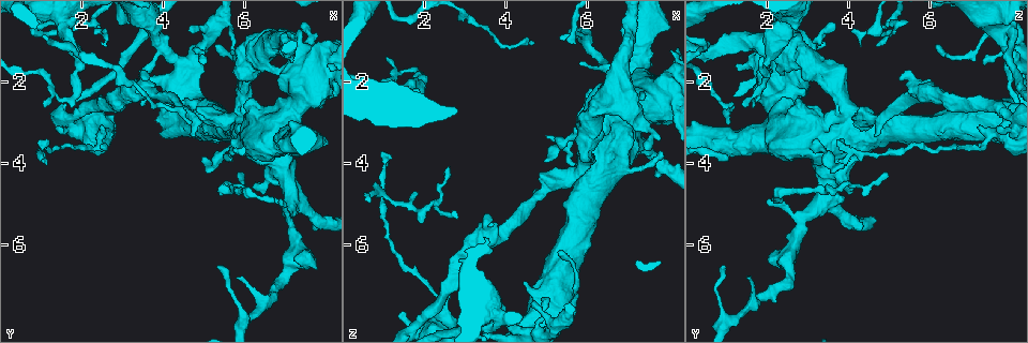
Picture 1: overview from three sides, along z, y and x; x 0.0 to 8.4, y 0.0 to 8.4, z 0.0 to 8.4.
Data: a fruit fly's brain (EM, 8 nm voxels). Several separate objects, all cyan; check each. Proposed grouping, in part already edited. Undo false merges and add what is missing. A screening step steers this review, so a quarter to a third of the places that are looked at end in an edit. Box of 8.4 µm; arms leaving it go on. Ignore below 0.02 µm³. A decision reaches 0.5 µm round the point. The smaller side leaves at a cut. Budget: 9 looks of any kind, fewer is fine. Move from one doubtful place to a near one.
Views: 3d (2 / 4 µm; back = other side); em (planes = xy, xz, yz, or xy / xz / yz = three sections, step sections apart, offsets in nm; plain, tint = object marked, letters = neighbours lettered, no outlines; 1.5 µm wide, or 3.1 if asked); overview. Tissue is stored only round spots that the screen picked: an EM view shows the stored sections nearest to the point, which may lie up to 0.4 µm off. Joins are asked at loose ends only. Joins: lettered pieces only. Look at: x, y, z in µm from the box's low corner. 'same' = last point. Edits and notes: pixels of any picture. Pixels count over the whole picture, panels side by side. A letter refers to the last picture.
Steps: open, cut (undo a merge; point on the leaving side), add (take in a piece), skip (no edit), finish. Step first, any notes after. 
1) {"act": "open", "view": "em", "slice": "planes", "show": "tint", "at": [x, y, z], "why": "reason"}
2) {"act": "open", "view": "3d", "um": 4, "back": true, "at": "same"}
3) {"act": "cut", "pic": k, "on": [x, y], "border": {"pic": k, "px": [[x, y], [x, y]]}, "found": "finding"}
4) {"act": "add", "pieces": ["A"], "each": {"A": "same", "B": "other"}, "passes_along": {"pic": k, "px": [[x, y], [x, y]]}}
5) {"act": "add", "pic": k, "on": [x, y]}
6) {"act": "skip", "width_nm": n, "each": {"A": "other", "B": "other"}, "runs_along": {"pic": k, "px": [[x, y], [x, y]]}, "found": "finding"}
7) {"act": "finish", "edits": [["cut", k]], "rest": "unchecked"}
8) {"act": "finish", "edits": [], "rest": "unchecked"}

{"act": "open", "view": "3d", "um": 4, "at": [4.90, 1.45, 7.30], "why": "branch stops here"}

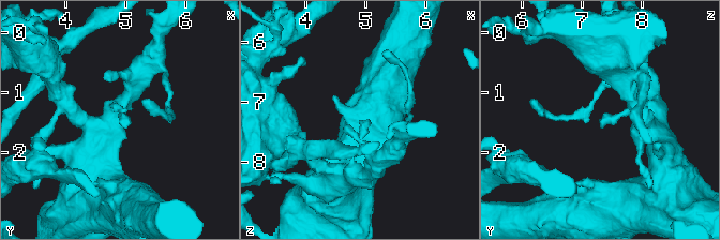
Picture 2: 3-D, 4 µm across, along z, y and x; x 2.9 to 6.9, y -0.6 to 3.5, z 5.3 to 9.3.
{"act": "open", "view": "em", "slice": "planes", "show": "letters", "at": [4.85, 1.45, 7.30], "why": "shape alone is not enough"}

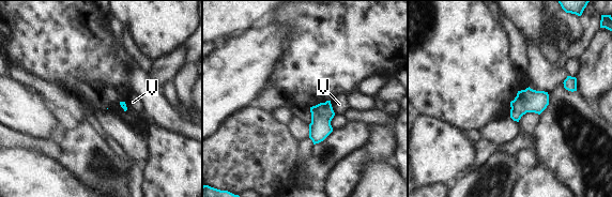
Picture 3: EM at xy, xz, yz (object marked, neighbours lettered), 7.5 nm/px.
{"act": "skip", "longest_contact_nm": ["V", 110], "each": {"V": "other"}, "found": "none of them fits"}

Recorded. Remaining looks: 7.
{"act": "open", "view": "3d", "um": 4, "at": [1.10, 2.65, 1.45]}

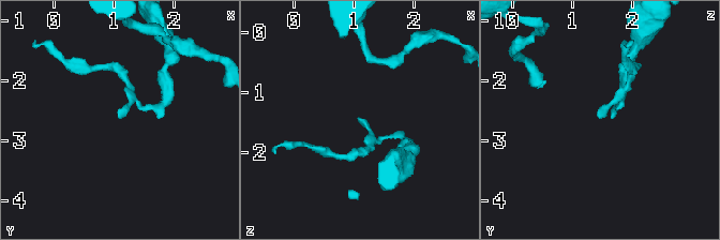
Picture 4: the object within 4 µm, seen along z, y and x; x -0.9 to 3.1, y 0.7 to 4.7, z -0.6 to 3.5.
{"act": "open", "view": "em", "slice": "yz", "step": 4, "show": "plain", "at": [1.05, 2.60, 1.40]}

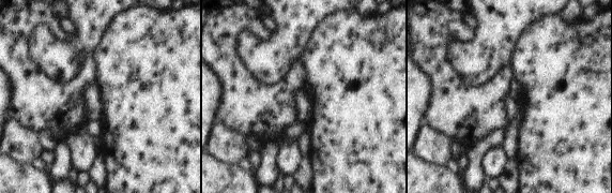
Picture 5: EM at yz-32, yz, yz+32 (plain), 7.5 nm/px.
{"act": "open", "view": "em", "slice": "yz", "step": 4, "show": "letters", "at": "same", "why": "see the neighbours"}

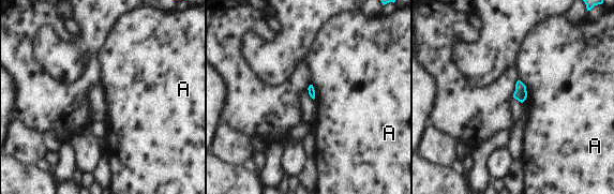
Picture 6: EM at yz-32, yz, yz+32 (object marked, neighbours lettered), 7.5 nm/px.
{"act": "skip", "each": {"A": "other"}, "border": {"pic": 6, "px": [[518, 79], [525, 86], [524, 101]]}, "found": "no lettered piece goes on from it"}

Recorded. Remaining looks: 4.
{"act": "open", "view": "em", "slice": "planes", "show": "letters", "at": [2.60, 1.10, 4.25], "why": "branch stops here"}

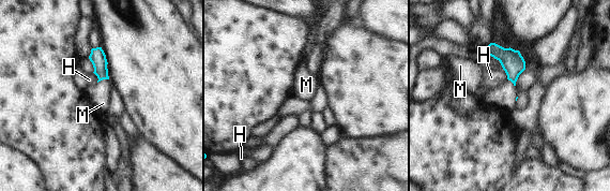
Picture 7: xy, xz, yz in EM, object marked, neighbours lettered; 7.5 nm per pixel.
{"act": "add", "pic": 7, "on": [100, 93], "each": {"H": "other", "M": "same"}, "passes_along": {"pic": 7, "px": [[97, 57], [103, 78], [100, 93]]}, "found": "it goes on there"}

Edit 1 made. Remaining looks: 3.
{"act": "finish", "edits": [["add", 7]], "rest": "unchecked"}

